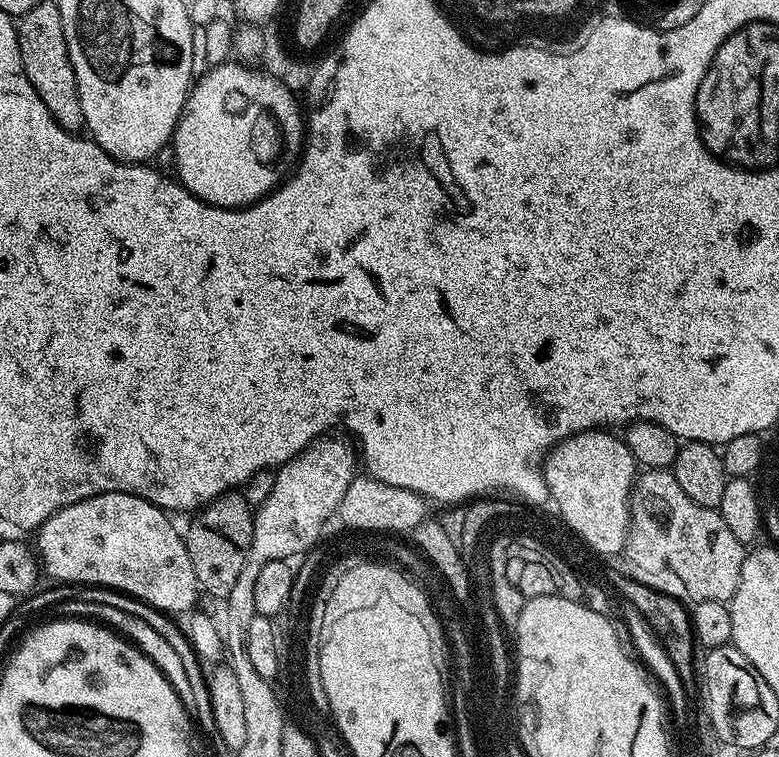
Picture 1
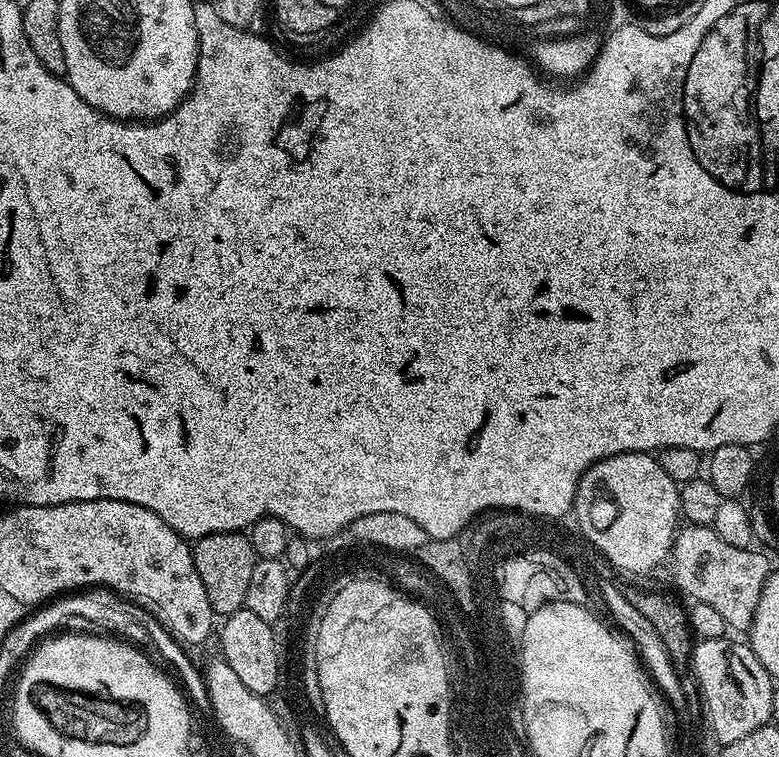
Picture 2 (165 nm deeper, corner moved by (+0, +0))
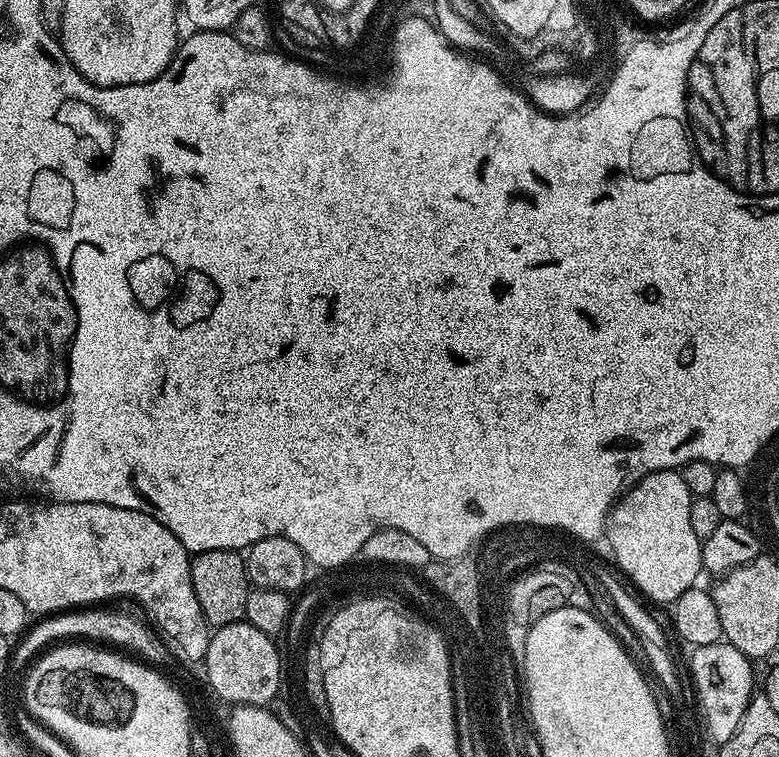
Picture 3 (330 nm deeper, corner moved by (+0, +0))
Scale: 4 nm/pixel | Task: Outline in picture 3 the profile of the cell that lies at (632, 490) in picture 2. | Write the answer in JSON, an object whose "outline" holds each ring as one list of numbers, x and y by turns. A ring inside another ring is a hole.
{"outline":[[669,470,643,476,617,500,619,507,615,516,611,517,610,545,610,551,616,555,615,567,627,577,631,587,641,597,649,596,653,605,675,604,677,598,693,588,699,581,696,579,702,576,702,541,690,527,693,499,692,491,680,477,679,471]]}

